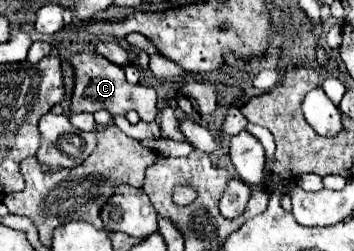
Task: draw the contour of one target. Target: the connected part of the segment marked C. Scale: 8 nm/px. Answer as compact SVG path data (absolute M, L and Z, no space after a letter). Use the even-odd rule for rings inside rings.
M76 53L76 55L72 55L72 67L76 69L76 85L74 85L70 111L94 113L98 109L106 109L108 113L126 115L130 109L134 109L142 121L146 121L146 123L154 121L154 117L158 113L156 89L146 87L146 85L130 85L126 81L124 69L120 65L112 65L108 59L96 55L96 53Z

